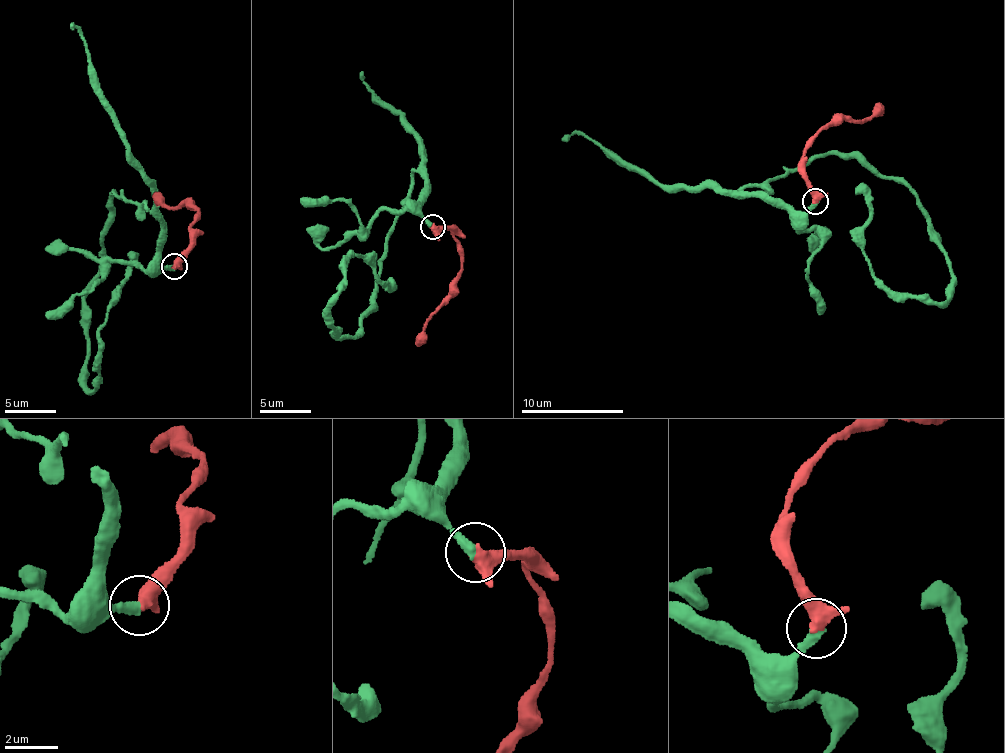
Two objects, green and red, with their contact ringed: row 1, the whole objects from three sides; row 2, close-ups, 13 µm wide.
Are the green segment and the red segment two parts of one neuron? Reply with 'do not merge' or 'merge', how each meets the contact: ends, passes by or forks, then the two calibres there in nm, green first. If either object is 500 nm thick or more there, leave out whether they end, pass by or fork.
merge | green ends | red passes by | 360/460 nm

